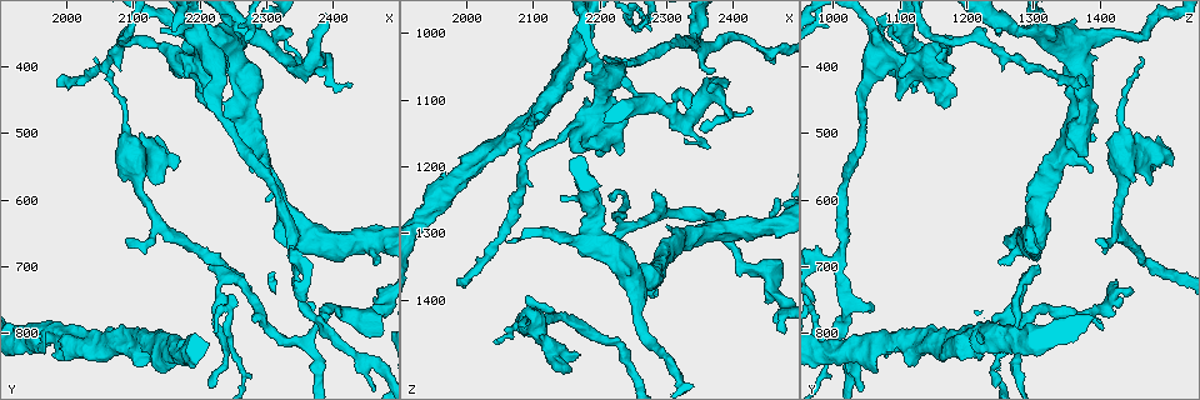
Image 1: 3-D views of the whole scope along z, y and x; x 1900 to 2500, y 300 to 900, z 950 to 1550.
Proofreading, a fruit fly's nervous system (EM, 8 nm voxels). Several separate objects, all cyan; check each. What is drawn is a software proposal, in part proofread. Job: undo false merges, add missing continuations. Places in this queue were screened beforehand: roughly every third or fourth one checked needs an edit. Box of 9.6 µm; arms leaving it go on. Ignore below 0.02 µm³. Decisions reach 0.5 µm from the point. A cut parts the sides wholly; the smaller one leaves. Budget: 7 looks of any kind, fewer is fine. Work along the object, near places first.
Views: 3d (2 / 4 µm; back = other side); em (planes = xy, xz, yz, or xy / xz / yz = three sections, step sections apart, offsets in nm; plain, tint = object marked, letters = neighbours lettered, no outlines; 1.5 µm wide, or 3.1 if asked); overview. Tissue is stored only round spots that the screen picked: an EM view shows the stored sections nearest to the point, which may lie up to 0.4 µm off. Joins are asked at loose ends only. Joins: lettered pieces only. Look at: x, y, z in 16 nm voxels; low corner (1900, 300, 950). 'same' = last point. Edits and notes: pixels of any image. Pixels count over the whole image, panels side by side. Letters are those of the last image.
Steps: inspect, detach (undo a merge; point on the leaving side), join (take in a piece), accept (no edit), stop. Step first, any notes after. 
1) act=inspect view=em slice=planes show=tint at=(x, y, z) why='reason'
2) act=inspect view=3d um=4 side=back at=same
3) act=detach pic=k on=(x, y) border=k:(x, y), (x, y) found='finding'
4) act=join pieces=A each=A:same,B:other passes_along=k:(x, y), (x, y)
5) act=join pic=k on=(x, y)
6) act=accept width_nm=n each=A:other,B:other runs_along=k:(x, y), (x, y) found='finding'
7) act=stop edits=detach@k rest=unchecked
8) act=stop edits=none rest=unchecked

act=inspect view=em slice=planes show=letters at=(2150, 525, 1500) why='branch stops here'

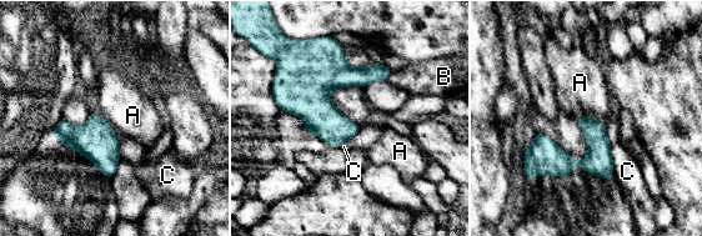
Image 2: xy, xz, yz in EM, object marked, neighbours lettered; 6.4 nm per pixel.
act=accept each=A:other,B:other,C:other found='none of them fits'

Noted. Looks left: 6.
act=inspect view=3d um=2 at=(1990, 430, 1380) why='an open end'

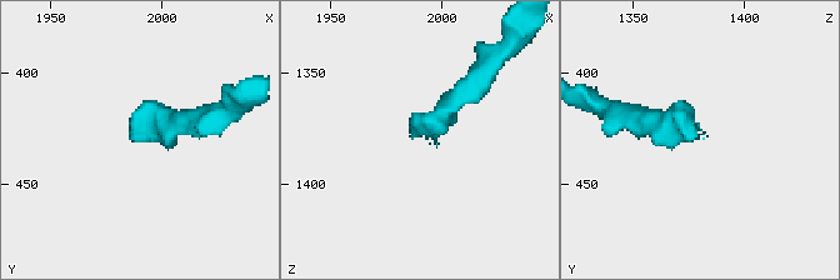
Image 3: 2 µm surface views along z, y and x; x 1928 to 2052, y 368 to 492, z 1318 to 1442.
act=inspect view=em slice=xy step=4 show=letters at=(1989, 431, 1377)

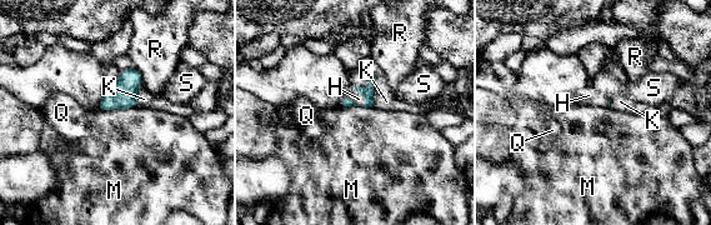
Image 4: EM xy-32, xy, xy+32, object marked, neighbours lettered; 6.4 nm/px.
act=inspect view=em slice=planes show=letters at=same

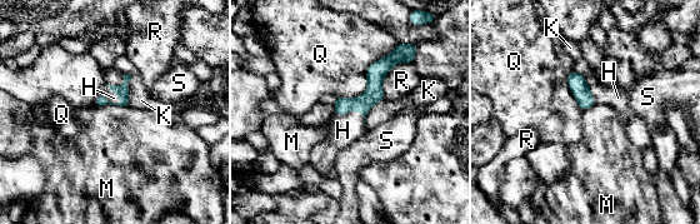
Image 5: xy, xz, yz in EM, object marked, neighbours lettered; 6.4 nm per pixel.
act=join pieces=H longest_contact=Q:550nm each=H:same,K:other,M:other,Q:other,R:other,S:other found='the neuron continues'

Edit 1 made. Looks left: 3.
act=inspect view=3d um=4 at=(2090, 365, 1185) why='two arms in line, one across'

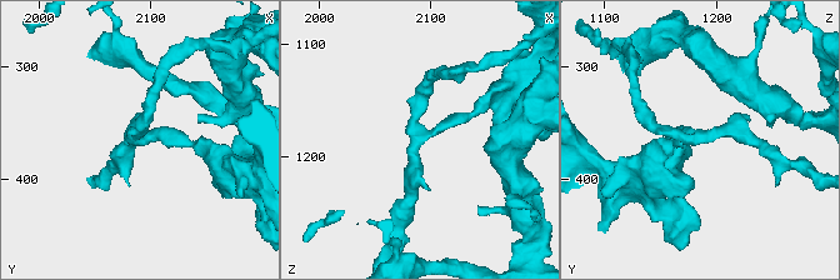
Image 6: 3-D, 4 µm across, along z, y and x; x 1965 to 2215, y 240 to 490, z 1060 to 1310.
act=inspect view=em slice=planes show=letters at=(2086, 360, 1186)

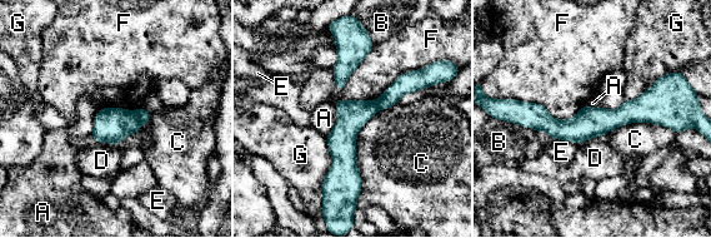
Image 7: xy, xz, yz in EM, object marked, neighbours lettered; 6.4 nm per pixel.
act=detach pic=7 on=(144, 115) width_nm=190 each=A:other,B:other,C:other,D:other,E:other,F:other,G:other found='two neurons meet here'

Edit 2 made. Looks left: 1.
act=stop edits=join@5,detach@7 rest=unchecked

